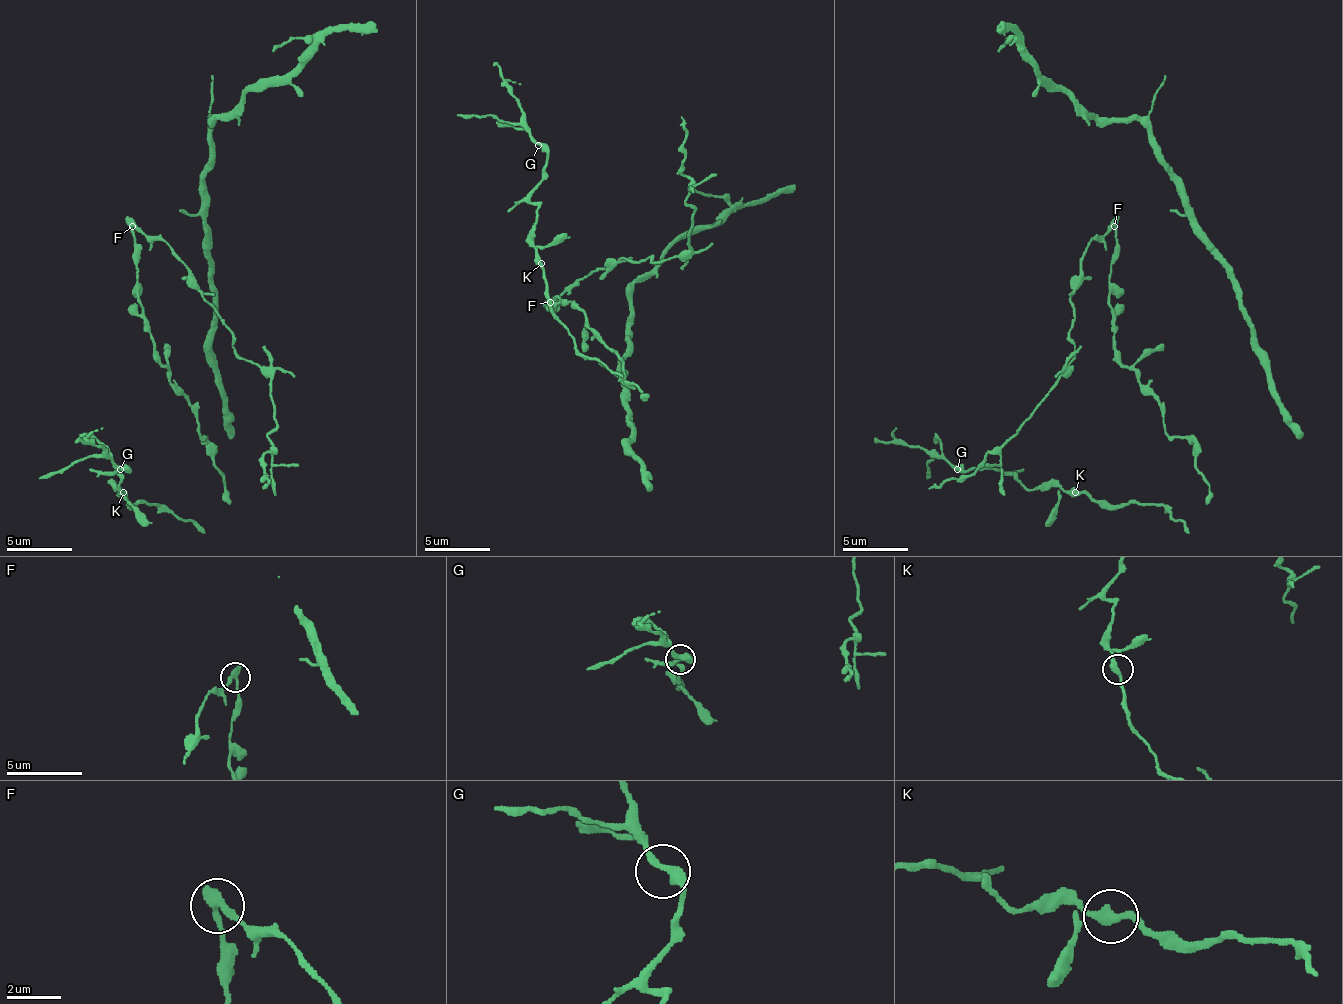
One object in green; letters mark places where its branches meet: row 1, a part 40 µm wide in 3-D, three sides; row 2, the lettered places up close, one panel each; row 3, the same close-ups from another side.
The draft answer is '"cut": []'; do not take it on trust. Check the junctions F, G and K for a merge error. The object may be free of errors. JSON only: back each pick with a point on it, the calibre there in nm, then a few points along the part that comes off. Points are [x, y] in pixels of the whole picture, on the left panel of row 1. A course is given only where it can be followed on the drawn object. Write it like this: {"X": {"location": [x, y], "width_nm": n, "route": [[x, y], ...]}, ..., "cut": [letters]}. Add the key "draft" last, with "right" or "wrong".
{"F": {"location": [132, 226], "width_nm": 340, "route": [[133, 226], [169, 246], [241, 358], [271, 381], [274, 427], [264, 456], [264, 489]]}, "cut": ["F"], "draft": "wrong"}

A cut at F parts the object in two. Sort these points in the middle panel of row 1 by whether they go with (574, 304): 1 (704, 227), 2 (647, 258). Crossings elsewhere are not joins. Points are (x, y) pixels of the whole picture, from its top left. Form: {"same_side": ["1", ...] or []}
{"same_side": ["1"]}

